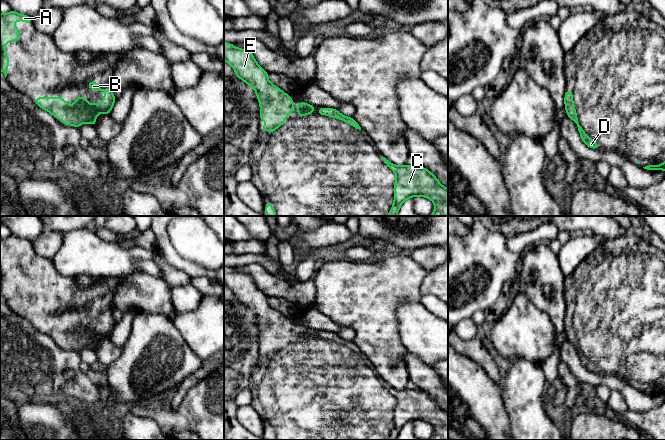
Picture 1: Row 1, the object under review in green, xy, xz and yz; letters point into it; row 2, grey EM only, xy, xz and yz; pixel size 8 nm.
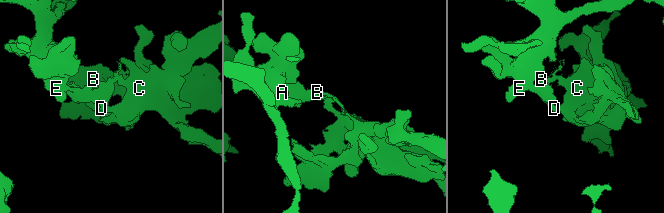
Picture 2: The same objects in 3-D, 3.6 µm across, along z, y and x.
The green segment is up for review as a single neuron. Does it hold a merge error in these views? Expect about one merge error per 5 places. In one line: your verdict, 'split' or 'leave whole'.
leave whole

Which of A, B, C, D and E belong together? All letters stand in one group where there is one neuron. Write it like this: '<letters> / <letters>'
A B C D E

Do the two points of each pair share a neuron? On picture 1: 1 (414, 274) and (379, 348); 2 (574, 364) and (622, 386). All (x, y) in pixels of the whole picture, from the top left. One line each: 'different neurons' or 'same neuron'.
1: same neuron
2: same neuron

